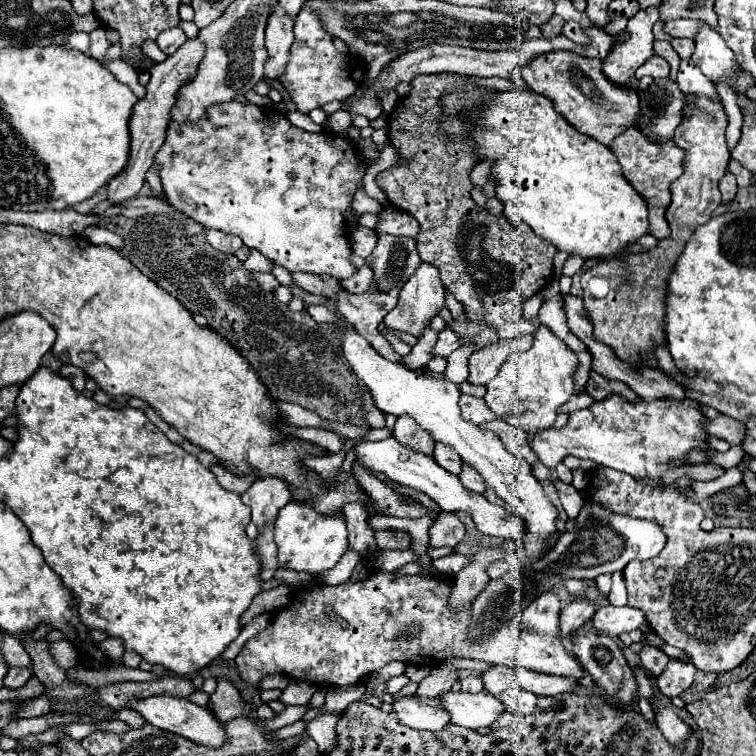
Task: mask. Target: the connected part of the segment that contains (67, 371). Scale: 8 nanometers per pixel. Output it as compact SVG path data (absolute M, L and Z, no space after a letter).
M67 364L67 366L61 366L61 368L59 368L59 374L61 374L63 378L67 378L67 380L73 384L75 390L81 392L81 390L85 388L85 378L87 378L87 376L85 376L85 372L83 372L81 368Z

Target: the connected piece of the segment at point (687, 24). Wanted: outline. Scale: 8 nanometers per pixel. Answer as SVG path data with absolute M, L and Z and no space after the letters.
M669 20L665 22L665 32L673 38L695 38L701 26L707 26L703 20Z

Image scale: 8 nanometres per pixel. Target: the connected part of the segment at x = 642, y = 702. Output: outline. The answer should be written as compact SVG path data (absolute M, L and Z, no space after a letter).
M641 697L639 698L639 700L637 701L637 704L635 704L635 706L633 706L633 708L636 710L639 709L639 711L642 713L642 715L644 716L644 718L651 724L655 724L655 714L653 713L652 710L652 705L651 703Z

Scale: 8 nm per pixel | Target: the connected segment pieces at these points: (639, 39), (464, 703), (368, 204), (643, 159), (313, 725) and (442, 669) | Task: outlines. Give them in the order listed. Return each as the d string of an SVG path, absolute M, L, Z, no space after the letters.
M639 10L627 24L629 38L617 44L603 62L603 72L609 74L613 82L627 82L635 70L653 56L653 24L657 22L655 10Z
M445 692L441 696L445 710L451 712L451 722L465 728L491 728L497 718L505 712L505 704L485 692Z
M365 190L357 192L353 202L355 202L355 204L351 206L351 210L355 210L357 214L365 214L365 212L371 212L371 214L381 214L381 210L383 210L383 206L381 206L377 200L373 200L371 196L367 196L367 192L365 192Z
M631 128L625 134L617 136L617 140L609 148L615 152L625 178L647 200L647 206L649 206L649 234L653 234L657 240L669 238L671 228L669 228L669 222L665 218L665 212L667 212L667 208L671 204L669 186L683 172L683 158L685 158L683 148L679 148L673 138L665 140L665 142L663 140L649 140L637 128Z
M321 714L307 724L307 732L317 742L321 754L329 754L335 748L335 724L337 724L337 720L339 720L337 714Z
M437 666L431 670L431 674L419 682L417 696L423 698L439 698L445 690L451 690L451 686L457 682L457 674L453 666Z

